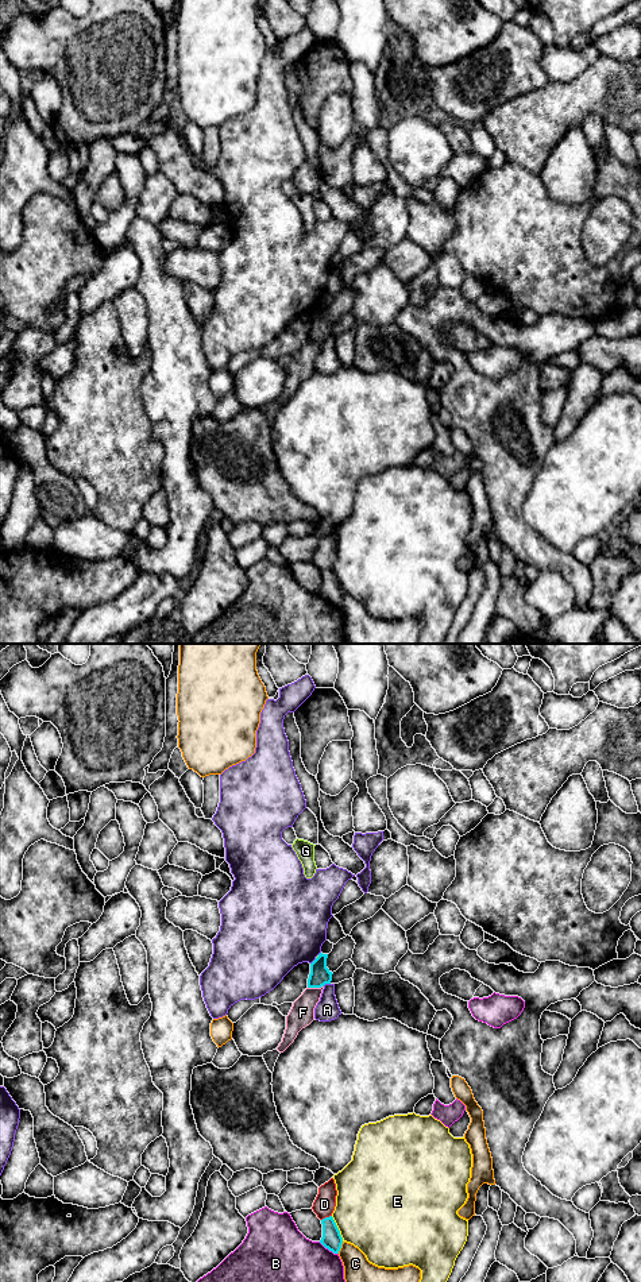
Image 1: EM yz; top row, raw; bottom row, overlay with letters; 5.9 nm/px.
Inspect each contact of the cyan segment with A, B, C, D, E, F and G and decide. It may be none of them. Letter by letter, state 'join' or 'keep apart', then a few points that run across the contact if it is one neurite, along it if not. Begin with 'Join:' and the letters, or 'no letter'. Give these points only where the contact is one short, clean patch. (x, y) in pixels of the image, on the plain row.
Join: no letter
A: keep apart
B: keep apart
C: keep apart
D: keep apart
E: keep apart
F: keep apart
G: keep apart

